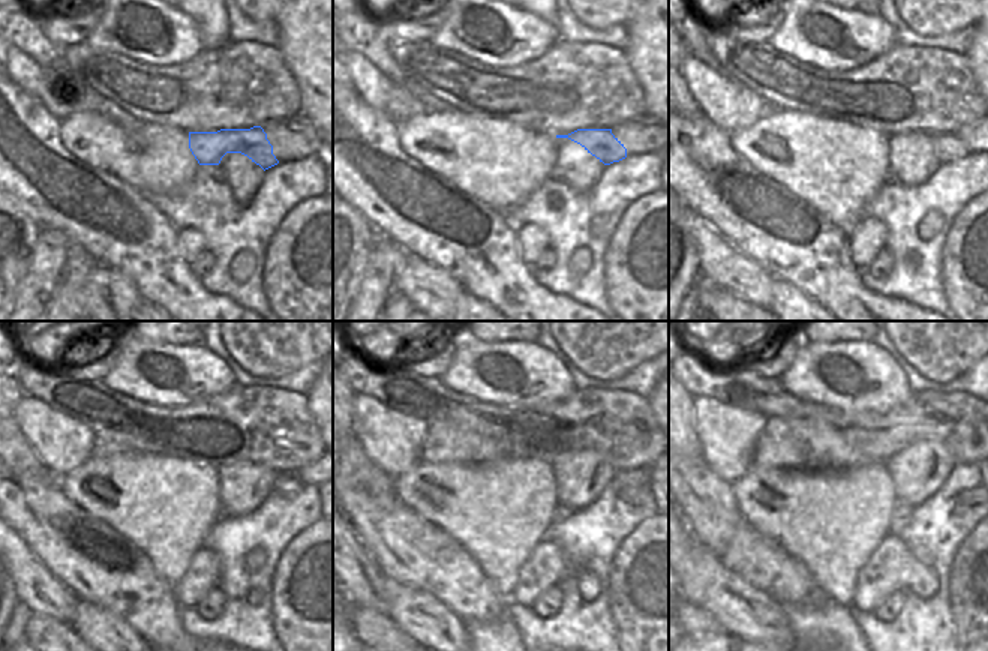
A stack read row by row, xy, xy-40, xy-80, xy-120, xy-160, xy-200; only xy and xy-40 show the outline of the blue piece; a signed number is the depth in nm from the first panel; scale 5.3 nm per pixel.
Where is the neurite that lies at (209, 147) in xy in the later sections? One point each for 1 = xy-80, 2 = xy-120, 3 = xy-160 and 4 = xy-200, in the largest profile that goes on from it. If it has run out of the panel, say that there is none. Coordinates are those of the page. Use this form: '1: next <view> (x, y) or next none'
1: next xy-80 (946, 147)
2: next xy-120 (285, 482)
3: next xy-160 (630, 494)
4: next xy-200 (970, 497)

